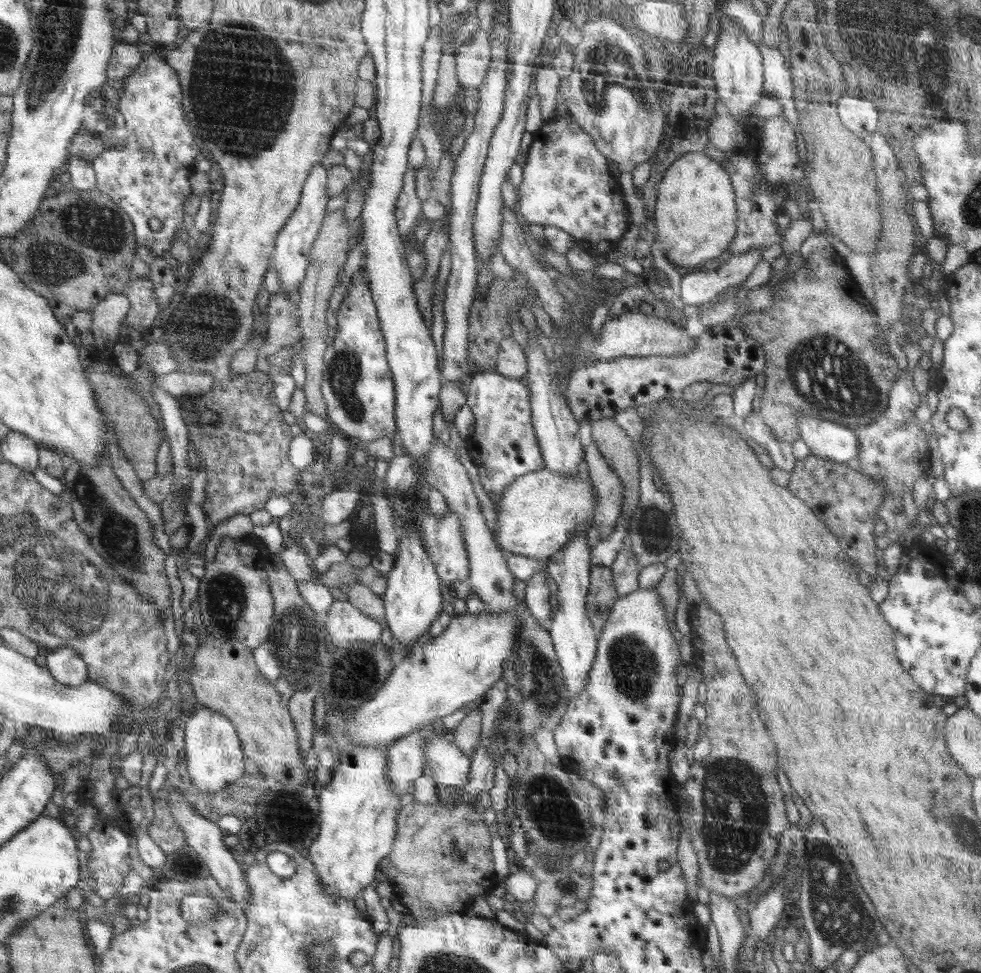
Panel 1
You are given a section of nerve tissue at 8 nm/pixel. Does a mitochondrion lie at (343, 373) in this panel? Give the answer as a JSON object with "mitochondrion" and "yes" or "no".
{"mitochondrion":"yes"}

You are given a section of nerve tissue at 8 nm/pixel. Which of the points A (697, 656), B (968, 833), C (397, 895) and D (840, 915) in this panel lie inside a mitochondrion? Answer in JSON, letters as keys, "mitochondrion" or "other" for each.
{"A":"other","B":"mitochondrion","C":"other","D":"mitochondrion"}

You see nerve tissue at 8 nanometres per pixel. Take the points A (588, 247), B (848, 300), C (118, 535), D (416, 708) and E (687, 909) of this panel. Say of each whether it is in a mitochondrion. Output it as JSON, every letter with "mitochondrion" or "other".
{"A":"other","B":"other","C":"mitochondrion","D":"other","E":"other"}

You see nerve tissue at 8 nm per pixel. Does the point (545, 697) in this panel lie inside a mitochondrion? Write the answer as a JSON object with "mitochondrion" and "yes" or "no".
{"mitochondrion":"yes"}

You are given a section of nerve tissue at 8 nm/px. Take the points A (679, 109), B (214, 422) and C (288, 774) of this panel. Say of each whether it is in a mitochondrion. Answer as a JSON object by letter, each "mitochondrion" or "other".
{"A":"mitochondrion","B":"other","C":"other"}

